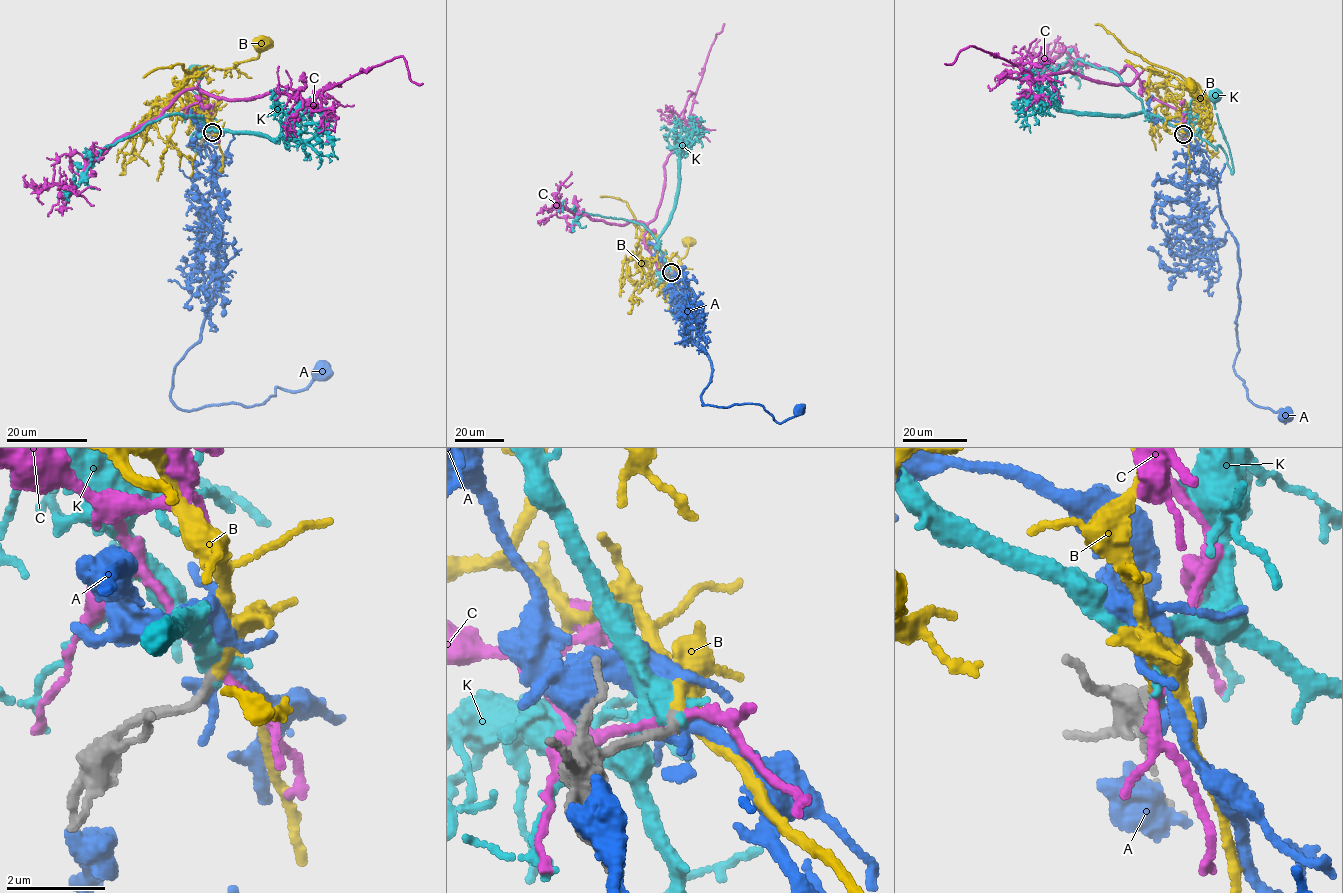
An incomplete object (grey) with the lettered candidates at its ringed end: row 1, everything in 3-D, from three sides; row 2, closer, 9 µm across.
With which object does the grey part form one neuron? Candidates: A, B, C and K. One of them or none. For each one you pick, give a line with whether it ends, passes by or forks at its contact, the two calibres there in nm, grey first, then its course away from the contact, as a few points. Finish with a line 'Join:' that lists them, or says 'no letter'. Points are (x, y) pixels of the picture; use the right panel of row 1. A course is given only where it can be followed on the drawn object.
B: it ends there; 200 nm thick on the grey side, 180 nm on the other; it runs (1183, 134), (1181, 111), (1211, 109), (1206, 94), (1186, 80), (1206, 100), (1190, 94), (1192, 84)
Join: B

